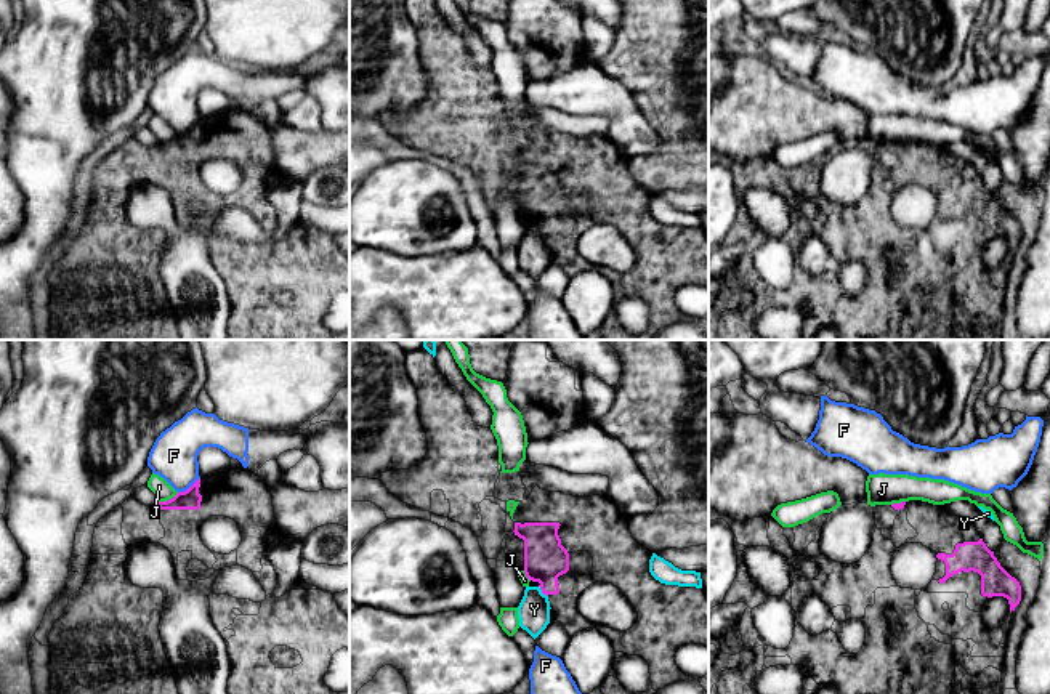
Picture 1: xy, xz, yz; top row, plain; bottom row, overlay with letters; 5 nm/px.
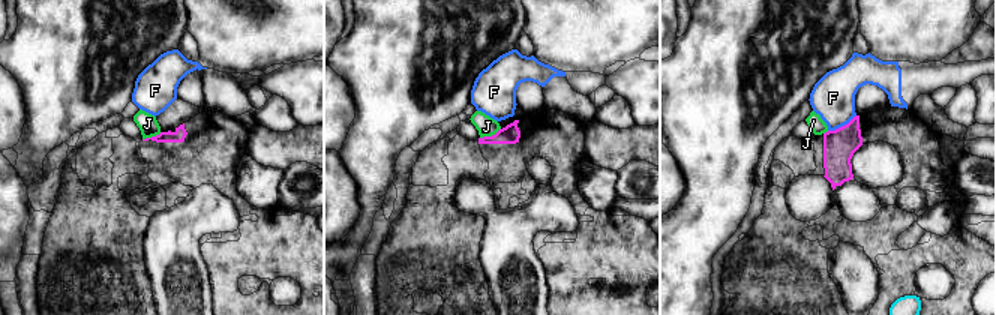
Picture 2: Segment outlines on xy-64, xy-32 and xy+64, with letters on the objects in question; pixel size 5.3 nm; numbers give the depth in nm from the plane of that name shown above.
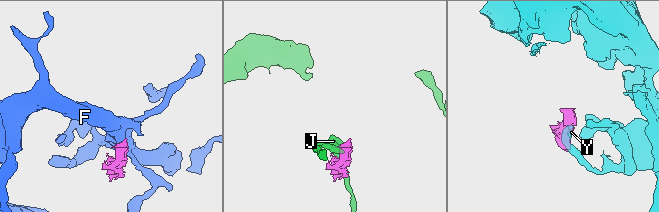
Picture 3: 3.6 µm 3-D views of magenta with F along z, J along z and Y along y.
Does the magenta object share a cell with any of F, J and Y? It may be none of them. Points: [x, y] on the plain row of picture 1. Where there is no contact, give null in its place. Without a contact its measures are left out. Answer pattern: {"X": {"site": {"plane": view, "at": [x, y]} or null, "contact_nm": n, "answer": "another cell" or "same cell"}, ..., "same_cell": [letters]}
{"F": {"site": {"plane": "xy", "at": [189, 129]}, "contact_nm": 130, "answer": "another cell"}, "J": {"site": {"plane": "xy", "at": [167, 141]}, "contact_nm": 120, "answer": "another cell"}, "Y": {"site": {"plane": "xz", "at": [542, 233]}, "contact_nm": 80, "answer": "another cell"}, "same_cell": []}

